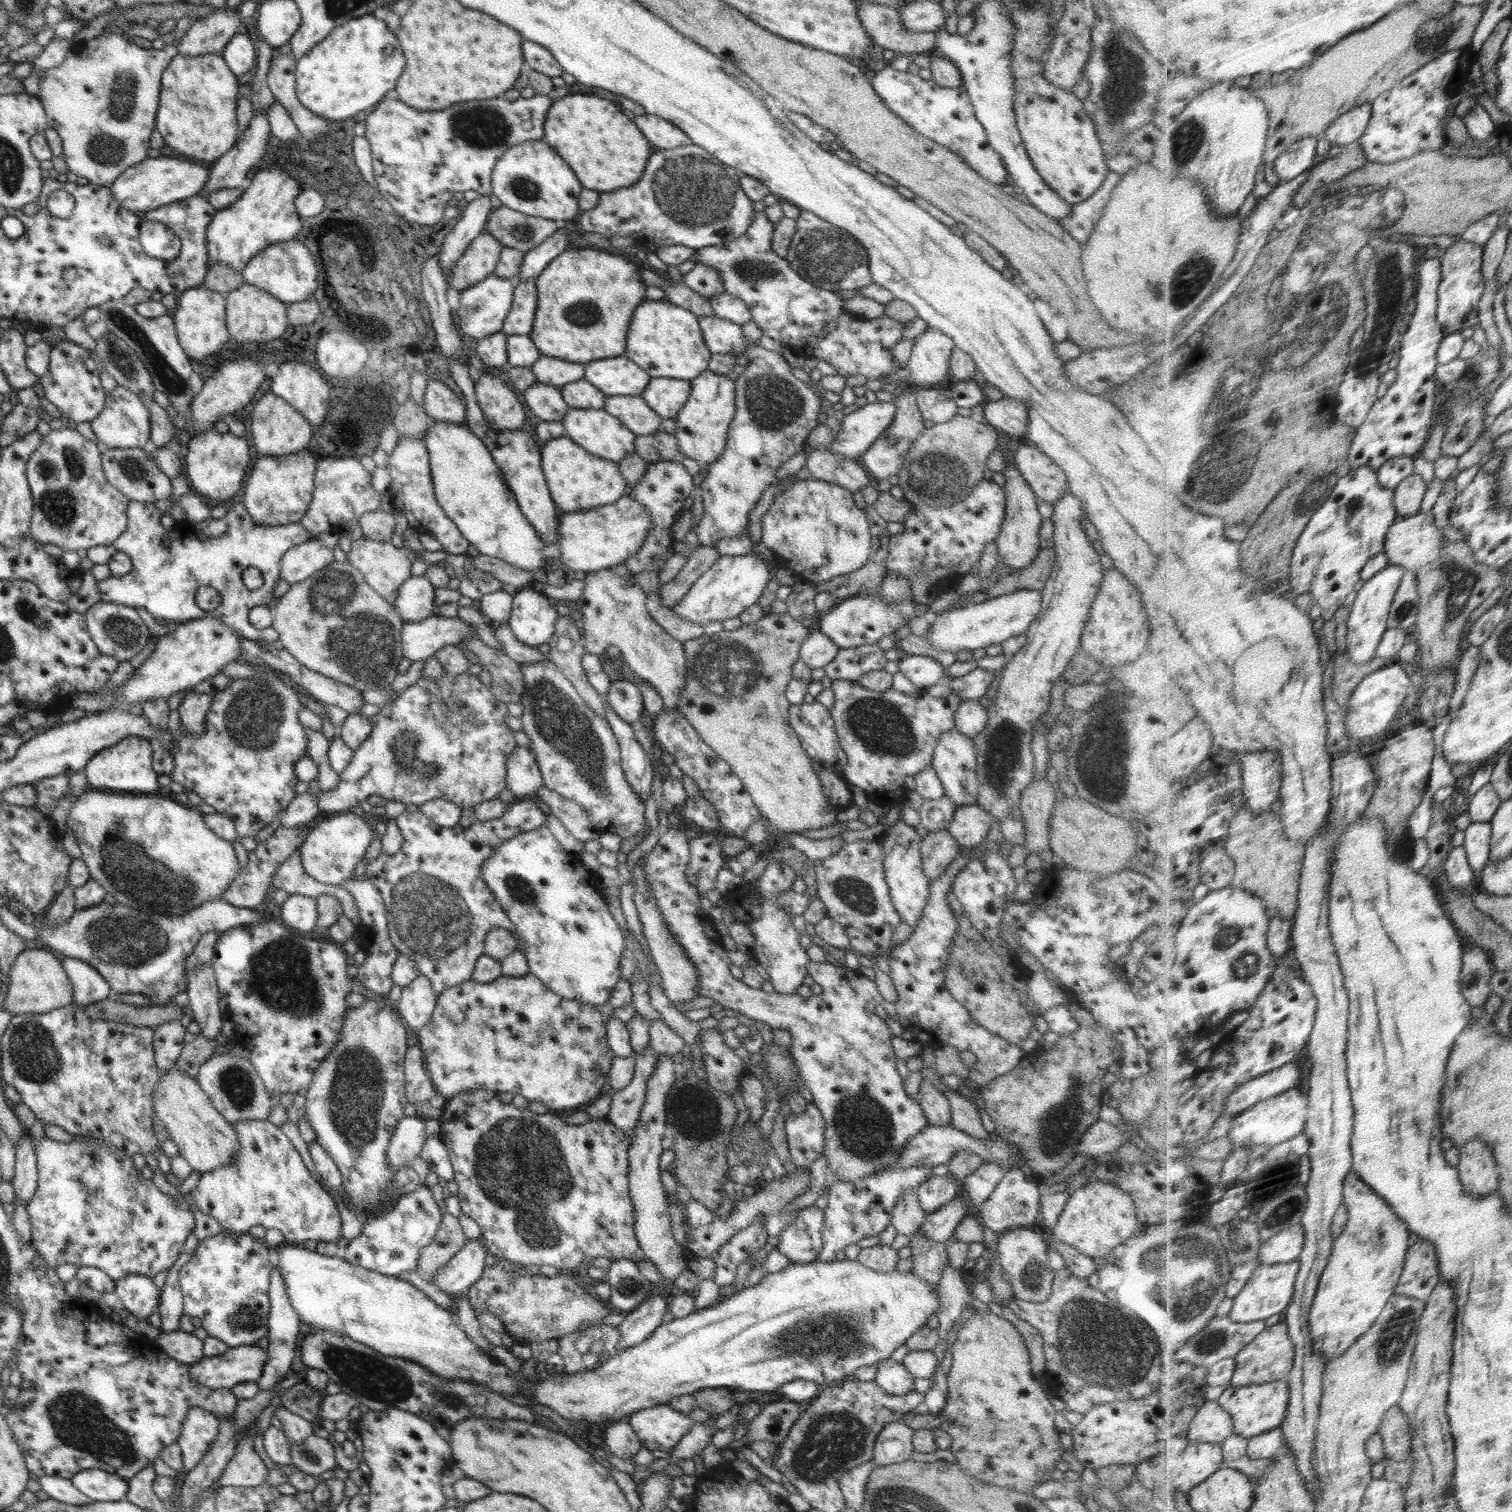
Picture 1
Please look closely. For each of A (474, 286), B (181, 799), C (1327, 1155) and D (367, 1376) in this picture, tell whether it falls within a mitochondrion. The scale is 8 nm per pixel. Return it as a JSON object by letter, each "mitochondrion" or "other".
{"A":"other","B":"other","C":"other","D":"mitochondrion"}

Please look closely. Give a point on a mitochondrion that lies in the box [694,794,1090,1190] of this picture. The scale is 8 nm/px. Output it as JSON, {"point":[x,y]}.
{"point":[864,1129]}

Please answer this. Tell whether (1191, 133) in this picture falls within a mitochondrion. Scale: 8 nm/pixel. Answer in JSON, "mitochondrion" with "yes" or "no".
{"mitochondrion":"yes"}

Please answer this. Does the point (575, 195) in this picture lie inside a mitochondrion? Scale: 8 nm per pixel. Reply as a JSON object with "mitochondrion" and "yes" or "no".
{"mitochondrion":"no"}

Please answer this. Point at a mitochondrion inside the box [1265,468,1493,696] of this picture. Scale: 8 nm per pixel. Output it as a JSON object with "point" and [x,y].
{"point":[1459,580]}

